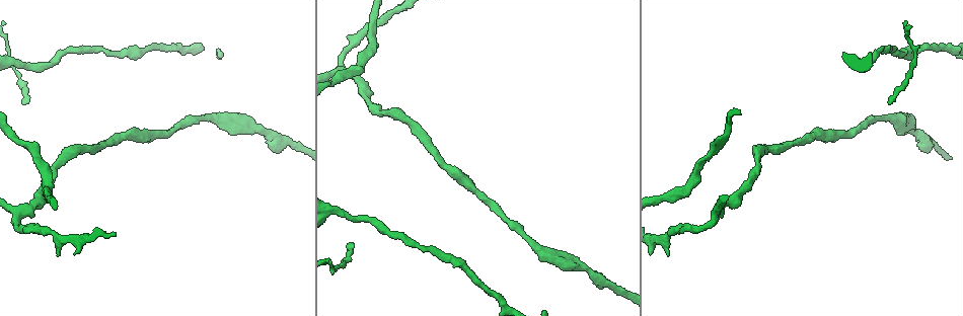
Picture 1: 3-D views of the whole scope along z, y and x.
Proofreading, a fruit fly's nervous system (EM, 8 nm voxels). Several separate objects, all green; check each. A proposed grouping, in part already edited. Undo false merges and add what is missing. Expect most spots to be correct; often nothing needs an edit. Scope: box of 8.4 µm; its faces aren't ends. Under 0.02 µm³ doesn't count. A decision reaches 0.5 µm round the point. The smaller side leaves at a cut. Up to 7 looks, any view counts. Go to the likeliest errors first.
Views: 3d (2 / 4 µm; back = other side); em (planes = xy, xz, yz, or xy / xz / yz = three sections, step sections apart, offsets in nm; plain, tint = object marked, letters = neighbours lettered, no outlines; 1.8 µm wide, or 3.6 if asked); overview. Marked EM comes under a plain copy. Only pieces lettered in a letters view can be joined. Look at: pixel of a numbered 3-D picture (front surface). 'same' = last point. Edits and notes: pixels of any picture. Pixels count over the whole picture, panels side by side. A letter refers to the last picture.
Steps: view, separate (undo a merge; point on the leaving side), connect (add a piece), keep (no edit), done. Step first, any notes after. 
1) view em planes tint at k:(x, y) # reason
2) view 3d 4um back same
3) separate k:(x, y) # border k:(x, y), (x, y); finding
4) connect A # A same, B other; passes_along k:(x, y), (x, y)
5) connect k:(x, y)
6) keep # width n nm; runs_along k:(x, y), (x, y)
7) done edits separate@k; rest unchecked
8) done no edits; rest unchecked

view 3d 4um at 1:(888, 117) # thick turns thin

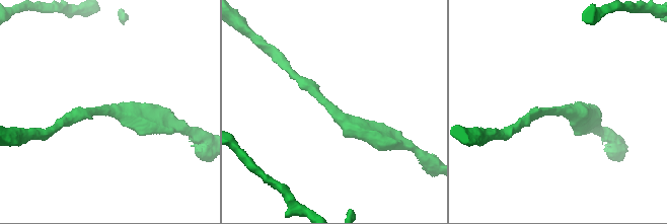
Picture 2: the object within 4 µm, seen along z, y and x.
view em yz step 4 letters at 2:(562, 108) # arm_widths 170, 300 nm; now the EM

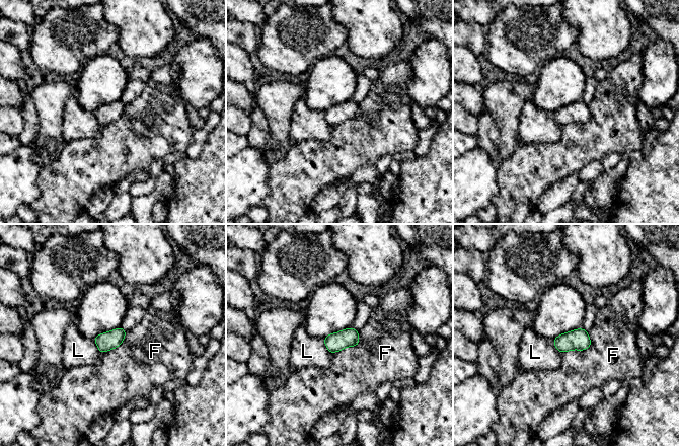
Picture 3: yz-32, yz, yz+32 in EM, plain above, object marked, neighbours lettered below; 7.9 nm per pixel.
keep # F other, L other; one cell here

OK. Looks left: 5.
view em xz step 8 tint at 1:(12, 61) # calibre changes

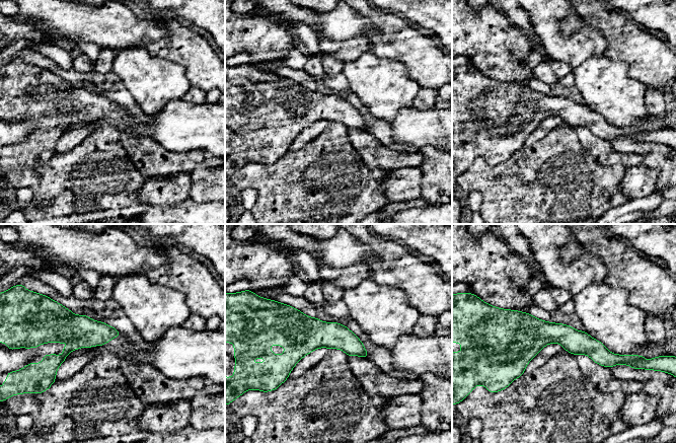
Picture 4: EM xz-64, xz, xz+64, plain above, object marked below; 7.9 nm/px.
view em planes letters same

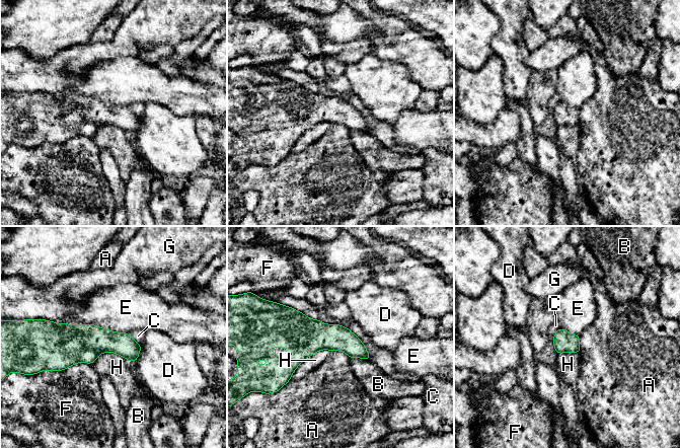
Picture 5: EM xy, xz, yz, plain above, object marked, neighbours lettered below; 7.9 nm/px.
keep # longest_contact E 550 nm; A other, B other, C other, D other, E other, F other, G other, H other; border 5:(63, 322), (96, 324), (129, 333); continuous, no second cell

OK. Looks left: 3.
view em 3.6um planes letters at 1:(717, 210) # arms part here

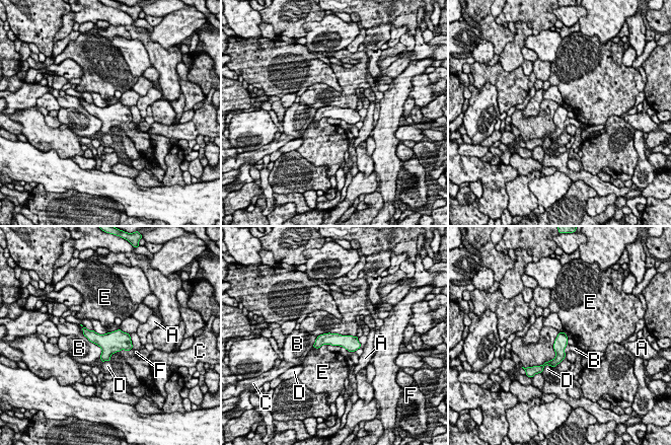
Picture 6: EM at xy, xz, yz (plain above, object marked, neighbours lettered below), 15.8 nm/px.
keep # A other, B other, C other, D other, E other, F other; continuous, no second cell

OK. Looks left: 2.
done no edits; rest unchecked

